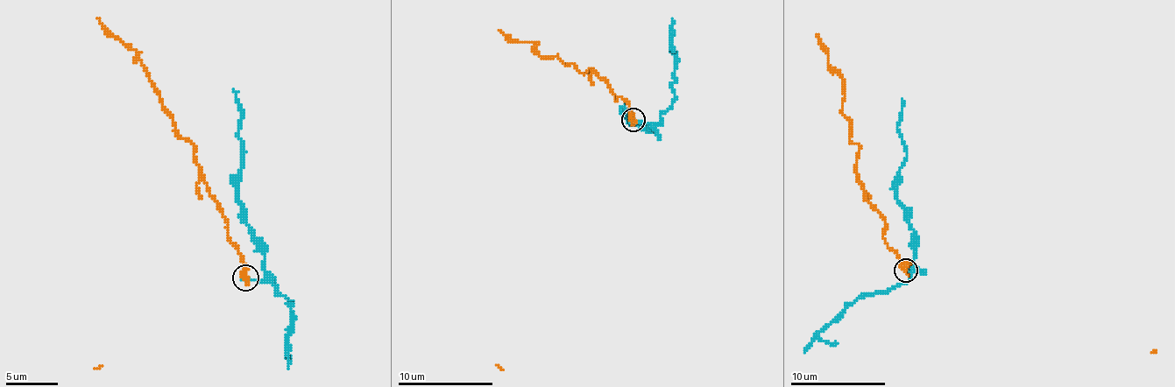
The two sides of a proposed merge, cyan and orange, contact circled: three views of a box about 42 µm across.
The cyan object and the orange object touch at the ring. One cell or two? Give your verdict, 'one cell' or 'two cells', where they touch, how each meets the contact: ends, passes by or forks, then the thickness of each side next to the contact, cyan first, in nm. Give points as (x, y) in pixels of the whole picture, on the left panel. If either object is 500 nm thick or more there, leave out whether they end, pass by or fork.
two cells; at (245, 277); 170 nm thick on the cyan side, 550 nm on the other

